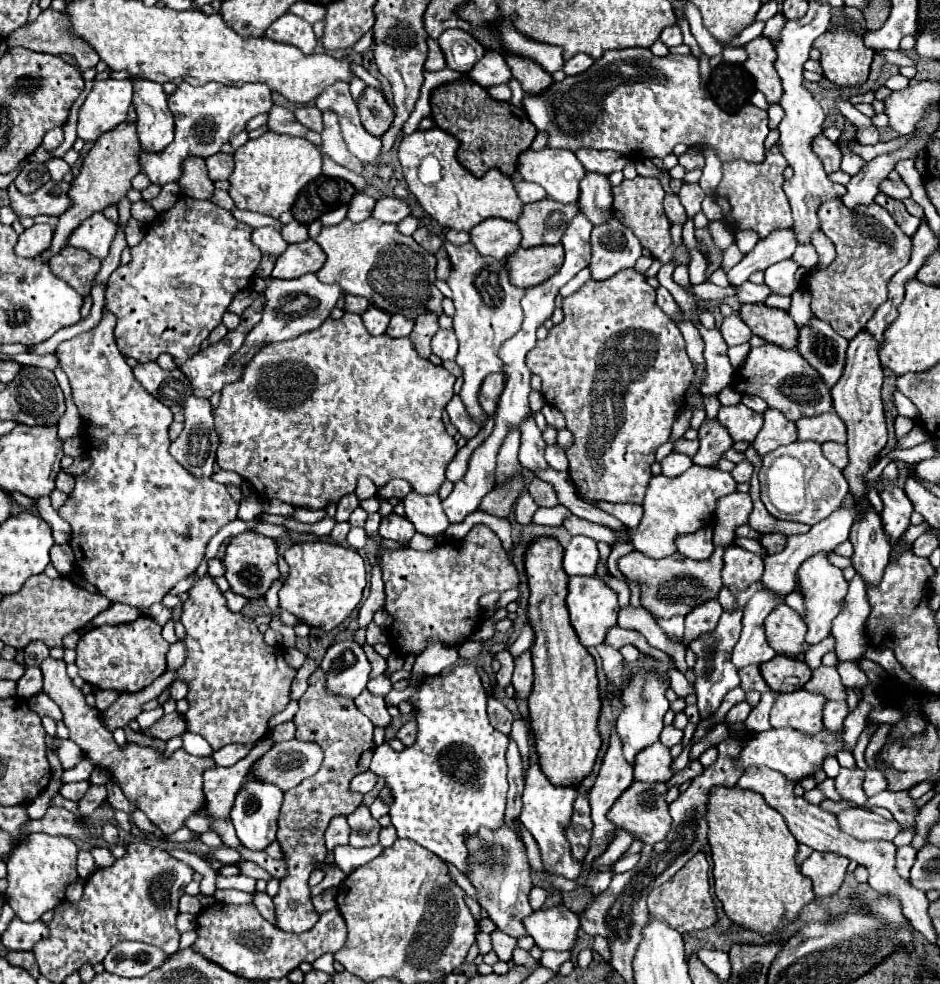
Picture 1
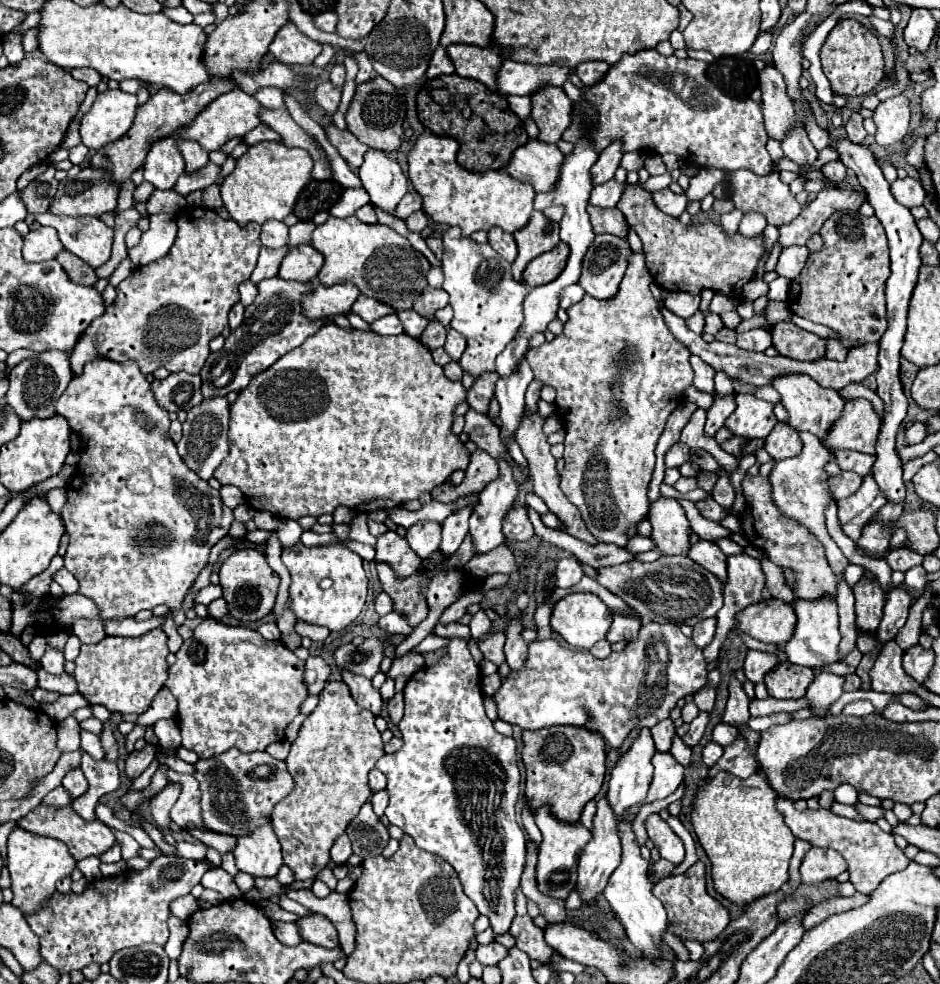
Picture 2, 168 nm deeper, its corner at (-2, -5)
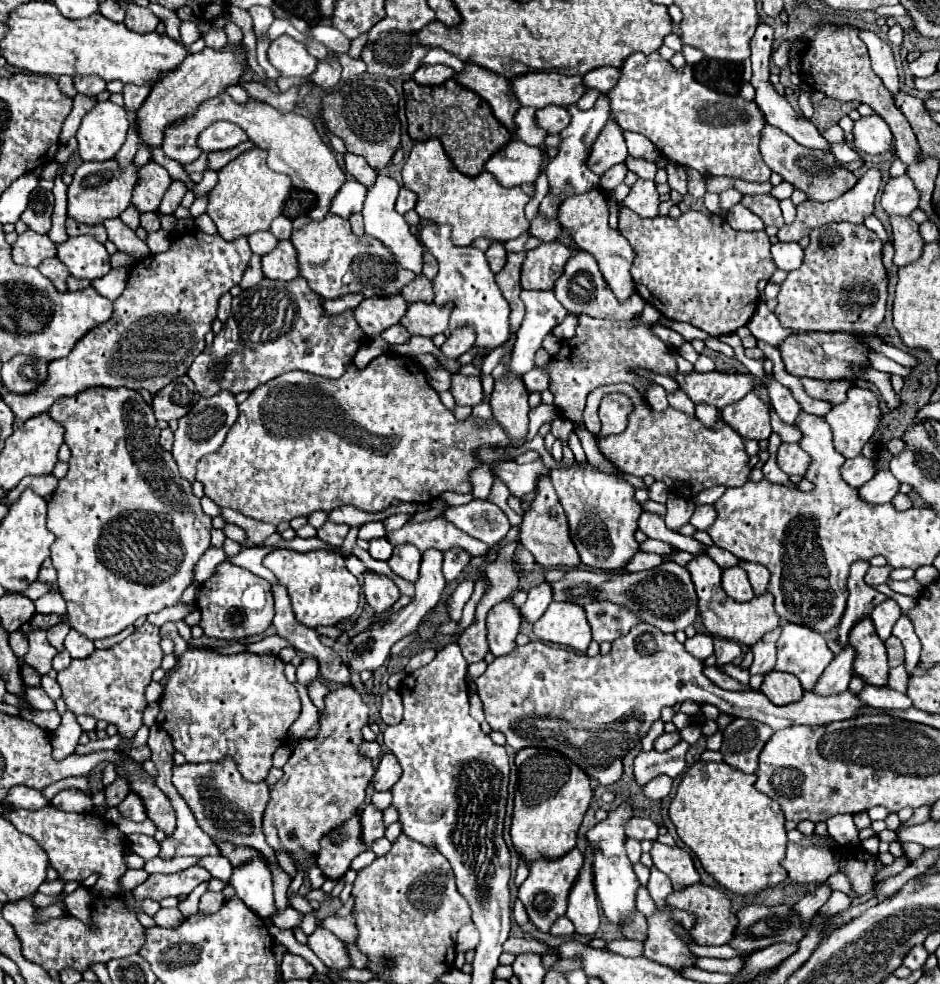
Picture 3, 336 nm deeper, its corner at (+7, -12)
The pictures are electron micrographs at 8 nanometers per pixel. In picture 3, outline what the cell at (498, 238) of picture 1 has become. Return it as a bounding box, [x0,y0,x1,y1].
[486,242,506,274]

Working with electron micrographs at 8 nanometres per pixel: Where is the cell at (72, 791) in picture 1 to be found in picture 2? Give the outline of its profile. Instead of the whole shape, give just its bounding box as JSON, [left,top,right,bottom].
[43,787,71,807]

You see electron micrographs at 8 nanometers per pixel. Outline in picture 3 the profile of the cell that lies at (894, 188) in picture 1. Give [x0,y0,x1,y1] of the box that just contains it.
[880,174,920,216]

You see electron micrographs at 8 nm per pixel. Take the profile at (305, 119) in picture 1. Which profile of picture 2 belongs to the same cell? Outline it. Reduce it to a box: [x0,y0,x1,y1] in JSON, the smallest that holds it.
[325,125,369,169]

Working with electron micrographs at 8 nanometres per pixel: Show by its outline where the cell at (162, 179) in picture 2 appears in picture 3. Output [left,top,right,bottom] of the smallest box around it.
[132,162,172,214]

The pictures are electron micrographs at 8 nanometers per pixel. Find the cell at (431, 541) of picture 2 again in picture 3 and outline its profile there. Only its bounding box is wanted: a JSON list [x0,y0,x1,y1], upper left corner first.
[388,544,422,582]

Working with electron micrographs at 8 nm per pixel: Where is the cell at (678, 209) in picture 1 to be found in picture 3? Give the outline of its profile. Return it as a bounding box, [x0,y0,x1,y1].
[622,180,658,218]

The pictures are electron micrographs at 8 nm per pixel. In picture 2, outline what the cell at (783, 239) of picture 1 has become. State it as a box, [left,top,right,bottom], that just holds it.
[777,189,865,249]

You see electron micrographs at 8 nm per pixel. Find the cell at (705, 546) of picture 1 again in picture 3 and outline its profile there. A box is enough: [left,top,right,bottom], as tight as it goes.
[686,554,780,646]

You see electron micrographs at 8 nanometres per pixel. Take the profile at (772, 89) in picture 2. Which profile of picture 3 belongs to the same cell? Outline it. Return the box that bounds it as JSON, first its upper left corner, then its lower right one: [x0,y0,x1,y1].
[760,124,858,202]

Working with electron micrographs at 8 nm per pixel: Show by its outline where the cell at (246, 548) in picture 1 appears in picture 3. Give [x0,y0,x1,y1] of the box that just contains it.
[196,562,274,640]

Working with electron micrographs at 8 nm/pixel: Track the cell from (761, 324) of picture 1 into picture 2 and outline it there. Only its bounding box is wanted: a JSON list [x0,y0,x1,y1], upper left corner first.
[769,321,825,361]

